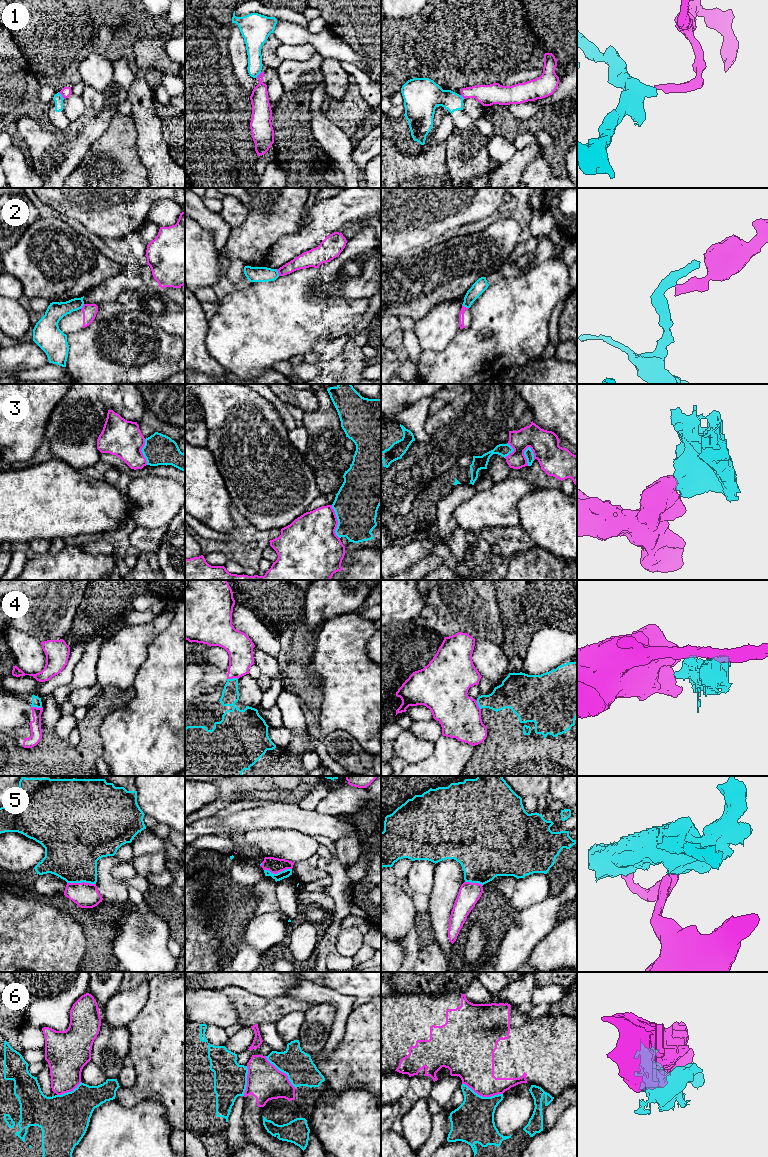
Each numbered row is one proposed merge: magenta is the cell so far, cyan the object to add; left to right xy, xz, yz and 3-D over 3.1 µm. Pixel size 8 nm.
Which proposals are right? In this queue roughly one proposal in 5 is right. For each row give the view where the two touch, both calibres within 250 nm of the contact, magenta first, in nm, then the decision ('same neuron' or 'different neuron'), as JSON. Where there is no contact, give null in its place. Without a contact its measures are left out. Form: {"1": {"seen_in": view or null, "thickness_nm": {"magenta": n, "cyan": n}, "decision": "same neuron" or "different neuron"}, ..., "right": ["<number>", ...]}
{"1": {"seen_in": "xy", "thickness_nm": {"magenta": 80, "cyan": 70}, "decision": "different neuron"}, "2": {"seen_in": "xz", "thickness_nm": {"magenta": 120, "cyan": 130}, "decision": "different neuron"}, "3": {"seen_in": "xz", "thickness_nm": {"magenta": 400, "cyan": 360}, "decision": "different neuron"}, "4": {"seen_in": "xy", "thickness_nm": {"magenta": 100, "cyan": 80}, "decision": "different neuron"}, "5": {"seen_in": "xy", "thickness_nm": {"magenta": 200, "cyan": 420}, "decision": "different neuron"}, "6": {"seen_in": "yz", "thickness_nm": {"magenta": 300, "cyan": 340}, "decision": "different neuron"}, "right": []}

